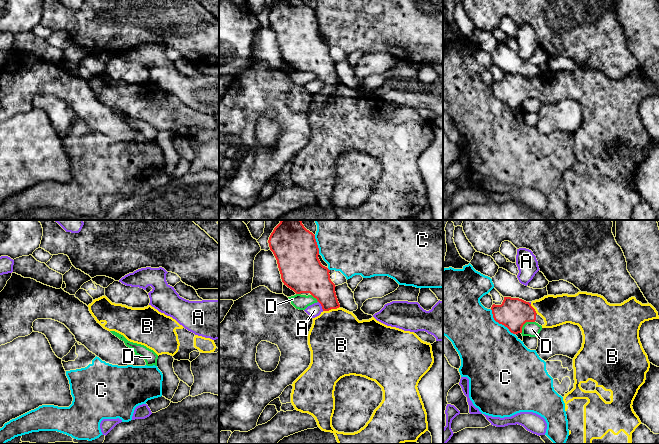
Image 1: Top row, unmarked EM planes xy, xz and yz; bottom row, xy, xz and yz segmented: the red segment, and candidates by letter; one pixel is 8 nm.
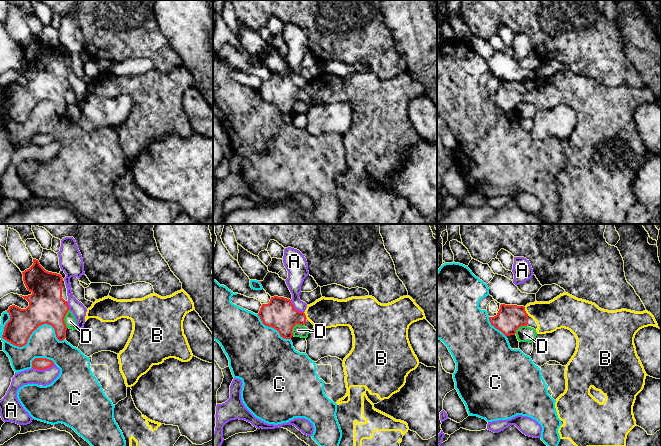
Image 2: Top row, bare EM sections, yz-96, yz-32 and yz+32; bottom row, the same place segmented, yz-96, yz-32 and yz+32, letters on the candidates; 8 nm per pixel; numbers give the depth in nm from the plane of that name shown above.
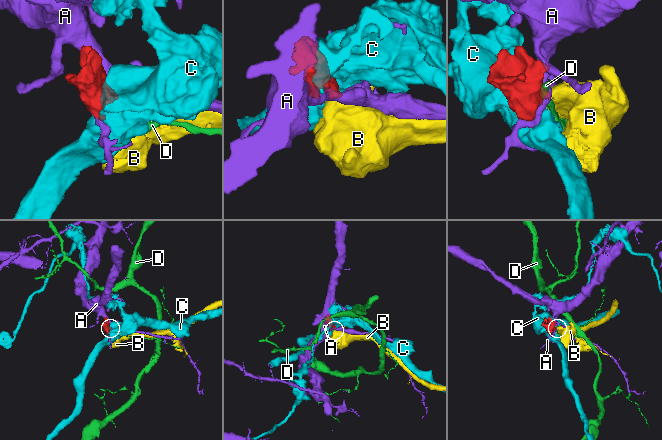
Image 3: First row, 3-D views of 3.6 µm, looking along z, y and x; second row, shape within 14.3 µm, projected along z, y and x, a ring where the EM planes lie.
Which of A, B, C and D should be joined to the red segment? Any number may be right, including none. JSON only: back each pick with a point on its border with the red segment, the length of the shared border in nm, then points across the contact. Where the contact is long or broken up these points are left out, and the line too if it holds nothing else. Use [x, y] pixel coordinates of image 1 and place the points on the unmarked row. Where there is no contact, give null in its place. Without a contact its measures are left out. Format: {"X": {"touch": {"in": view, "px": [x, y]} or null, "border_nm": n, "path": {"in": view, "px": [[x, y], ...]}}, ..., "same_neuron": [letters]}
{"B": {"touch": {"in": "xz", "px": [331, 84]}, "border_nm": 140, "path": {"in": "xz", "px": [[316, 57], [323, 65], [331, 84], [337, 114]]}}, "same_neuron": ["B"]}

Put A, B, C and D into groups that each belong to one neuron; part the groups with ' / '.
A / B / C / D

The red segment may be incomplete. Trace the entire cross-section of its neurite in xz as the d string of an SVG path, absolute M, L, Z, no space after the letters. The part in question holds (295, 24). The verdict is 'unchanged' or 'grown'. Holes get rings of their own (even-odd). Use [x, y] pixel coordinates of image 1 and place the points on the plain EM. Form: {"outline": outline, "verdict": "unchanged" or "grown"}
{"outline": "M278 0L268 19L284 61L296 70L310 69L323 85L319 92L313 94L308 110L311 139L292 160L291 179L295 186L312 191L322 207L335 211L338 220L416 218L428 207L427 189L417 162L434 139L431 120L422 117L414 108L387 102L374 93L359 97L352 88L341 84L330 46L318 34L315 11L303 0ZM350 151L375 157L382 164L383 176L363 204L354 209L344 209L332 202L334 167L336 159Z", "verdict": "grown"}

